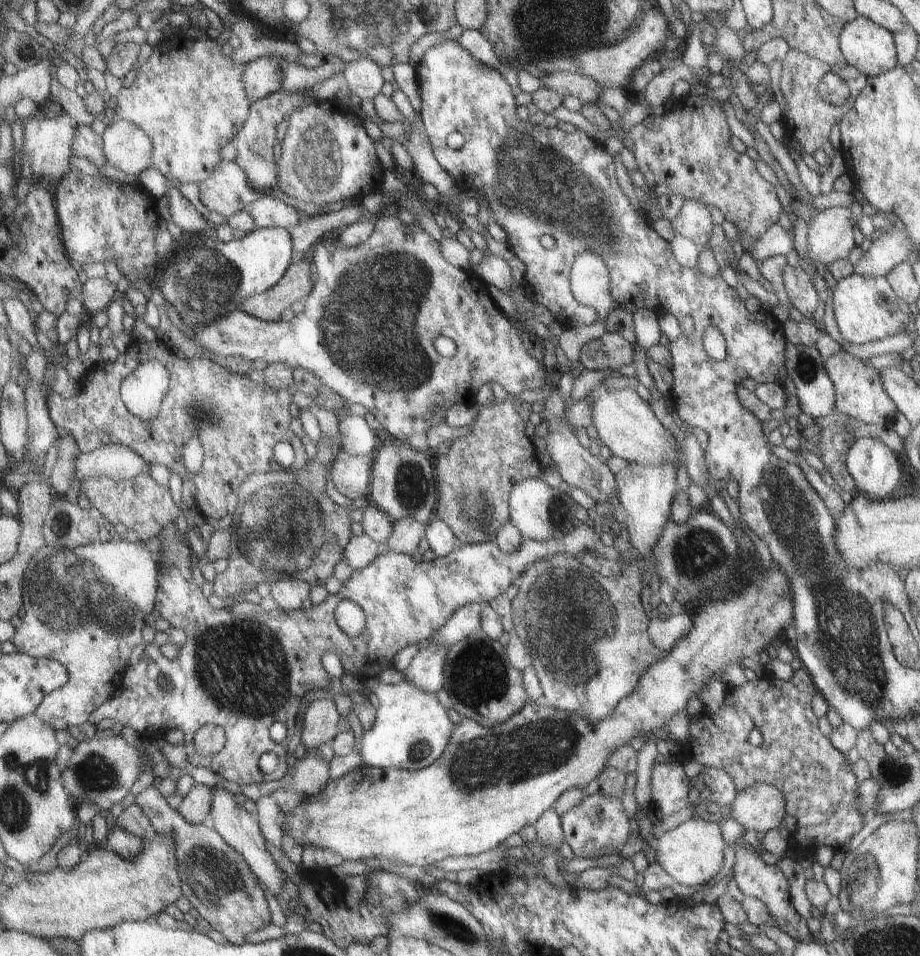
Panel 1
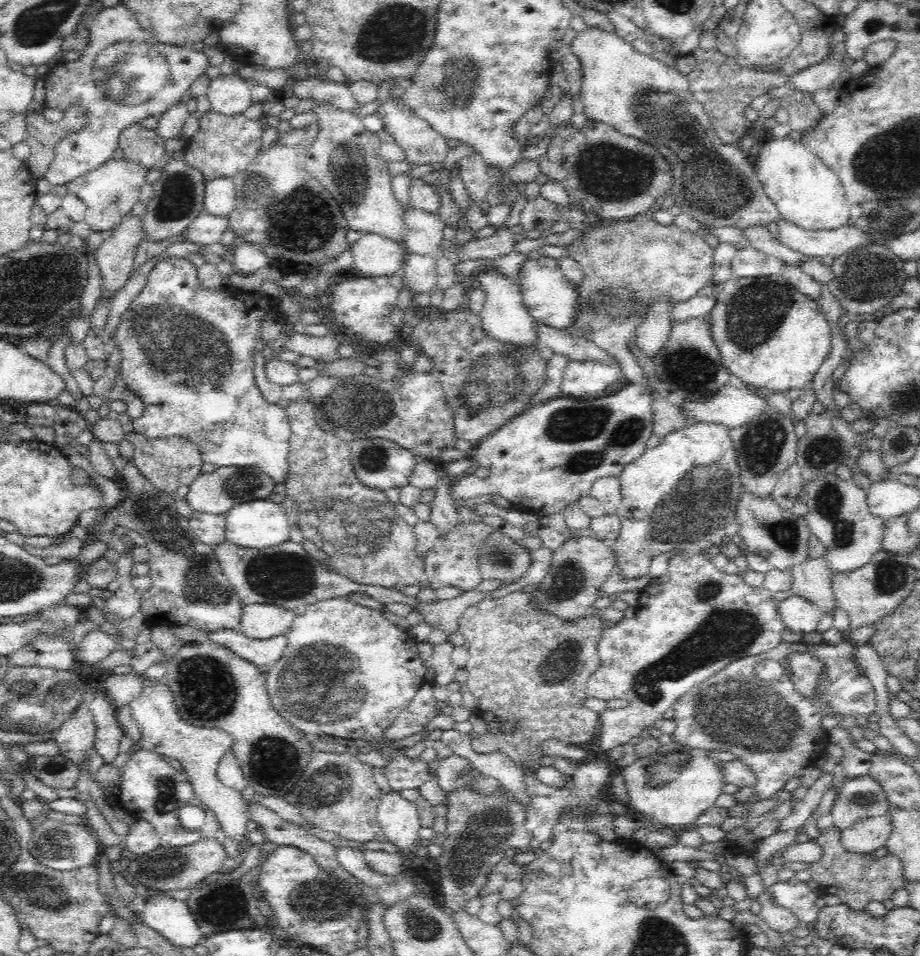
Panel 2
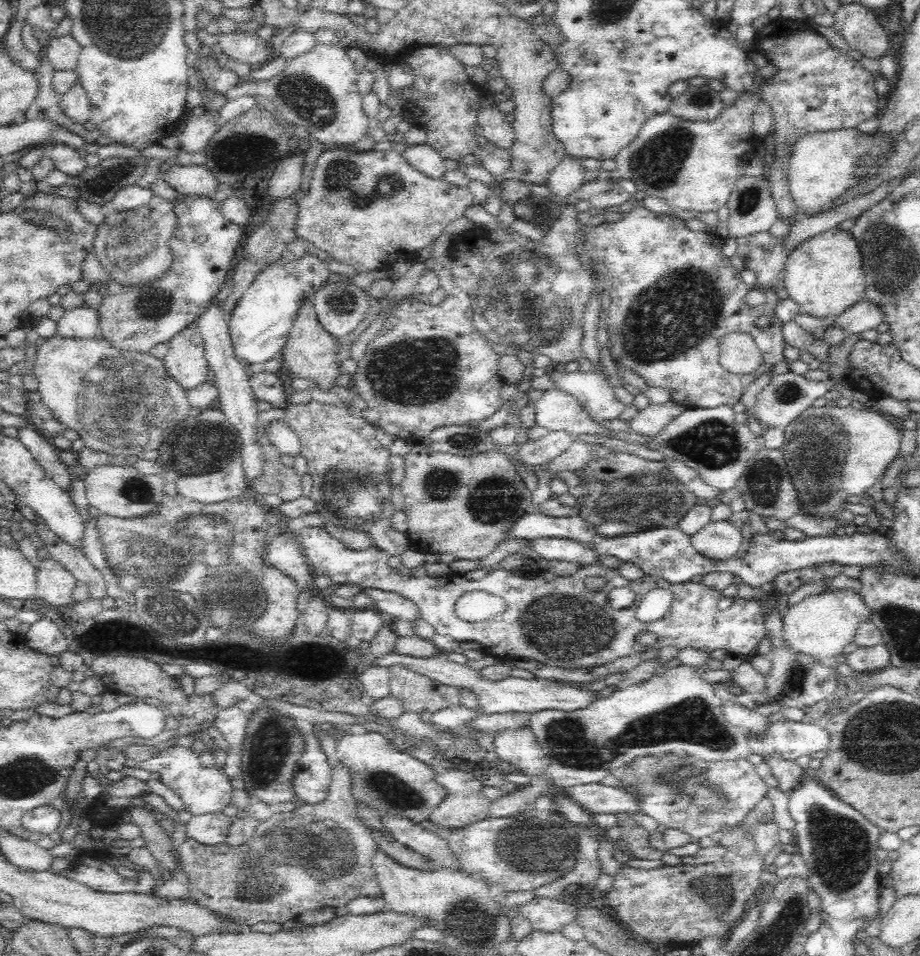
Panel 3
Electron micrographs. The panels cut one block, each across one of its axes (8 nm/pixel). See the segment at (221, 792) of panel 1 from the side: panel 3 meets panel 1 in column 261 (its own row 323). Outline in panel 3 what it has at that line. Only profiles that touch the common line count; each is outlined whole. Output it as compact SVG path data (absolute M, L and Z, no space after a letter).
M860 301L844 310L842 314L834 316L830 326L844 330L846 335L860 334L866 330L874 330L884 322L884 313L880 308L868 301Z

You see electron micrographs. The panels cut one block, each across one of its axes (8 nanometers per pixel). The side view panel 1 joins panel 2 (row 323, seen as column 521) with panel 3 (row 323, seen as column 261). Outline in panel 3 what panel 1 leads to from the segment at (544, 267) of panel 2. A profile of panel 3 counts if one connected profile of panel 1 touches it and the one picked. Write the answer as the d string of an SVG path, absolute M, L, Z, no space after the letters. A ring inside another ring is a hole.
M637 206L632 212L625 211L625 218L591 228L590 233L585 236L584 254L603 268L608 278L607 286L611 289L612 301L609 302L605 320L608 323L609 336L606 348L611 352L614 362L617 361L616 366L621 363L626 369L641 376L647 385L667 390L671 400L685 408L716 408L722 404L733 407L741 400L745 389L756 376L760 377L783 360L786 346L783 322L774 312L779 299L774 291L760 287L758 282L753 288L748 288L742 282L741 272L734 269L730 259L722 254L724 238L706 231L692 232L686 228L686 223L680 218L656 215L644 206ZM752 290L760 290L766 295L763 305L756 308L748 306L746 296ZM760 316L770 318L770 326L766 332L756 326L756 320ZM735 332L753 336L762 353L762 364L747 376L728 372L719 361L721 339Z

